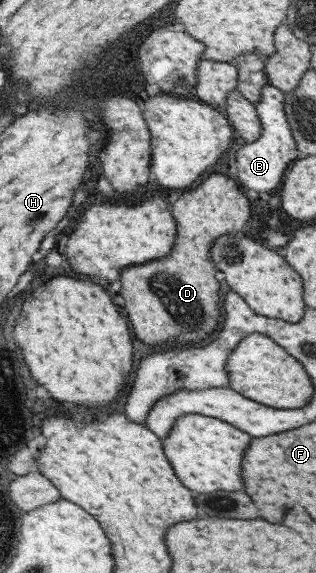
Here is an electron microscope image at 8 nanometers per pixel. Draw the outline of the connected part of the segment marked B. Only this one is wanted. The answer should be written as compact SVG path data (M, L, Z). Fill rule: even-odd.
M270 83L262 86L260 100L254 104L260 121L260 134L252 142L246 142L235 152L236 176L241 188L254 192L277 192L282 175L288 170L291 162L299 157L286 122L283 111L284 94Z

